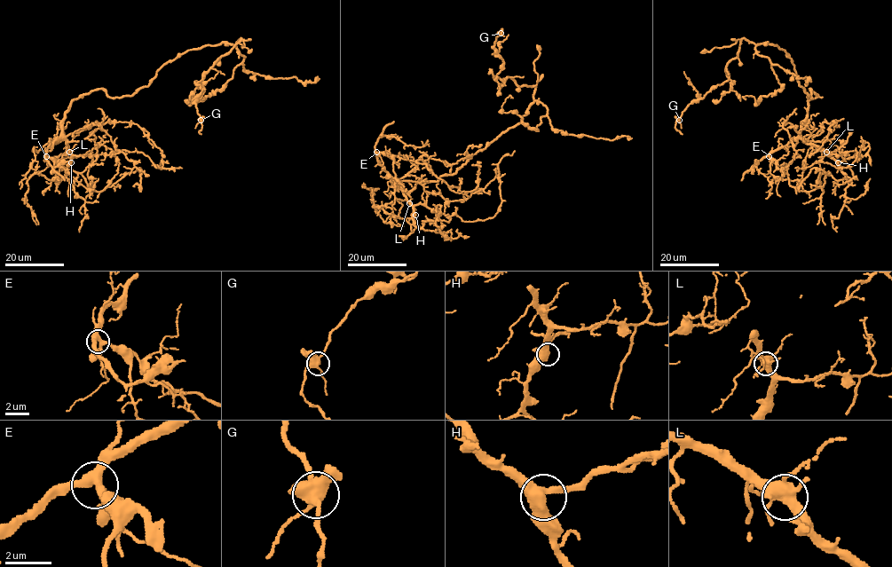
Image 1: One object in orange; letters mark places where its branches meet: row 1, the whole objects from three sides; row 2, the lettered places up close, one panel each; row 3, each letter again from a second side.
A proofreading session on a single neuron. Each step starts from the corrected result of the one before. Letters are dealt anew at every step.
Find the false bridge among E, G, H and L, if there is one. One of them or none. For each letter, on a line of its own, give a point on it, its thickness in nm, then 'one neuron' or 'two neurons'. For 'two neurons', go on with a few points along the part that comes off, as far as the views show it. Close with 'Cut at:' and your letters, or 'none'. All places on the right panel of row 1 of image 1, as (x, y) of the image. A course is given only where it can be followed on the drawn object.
E: at (769, 156); 400 nm thick; one neuron
G: at (679, 120); 440 nm thick; one neuron
H: at (838, 162); 460 nm thick; one neuron
L: at (826, 152); 480 nm thick; one neuron
Cut at: none

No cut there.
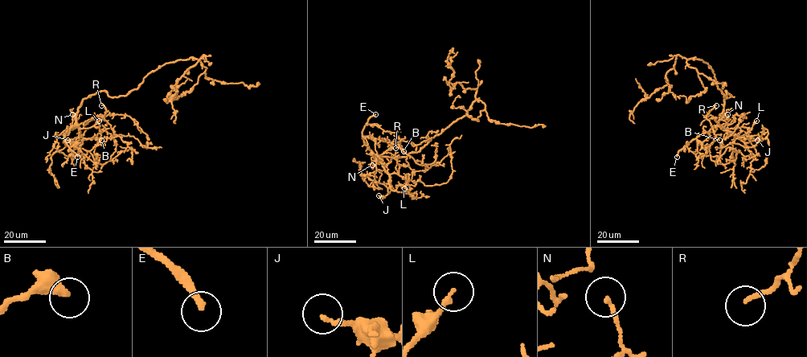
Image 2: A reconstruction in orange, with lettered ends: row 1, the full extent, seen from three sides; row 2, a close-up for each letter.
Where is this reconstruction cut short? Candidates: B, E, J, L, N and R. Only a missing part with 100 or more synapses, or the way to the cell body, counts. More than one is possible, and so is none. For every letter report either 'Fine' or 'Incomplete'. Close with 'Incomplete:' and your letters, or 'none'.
B: Fine
E: Incomplete
J: Fine
L: Fine
N: Fine
R: Fine
Incomplete: E

